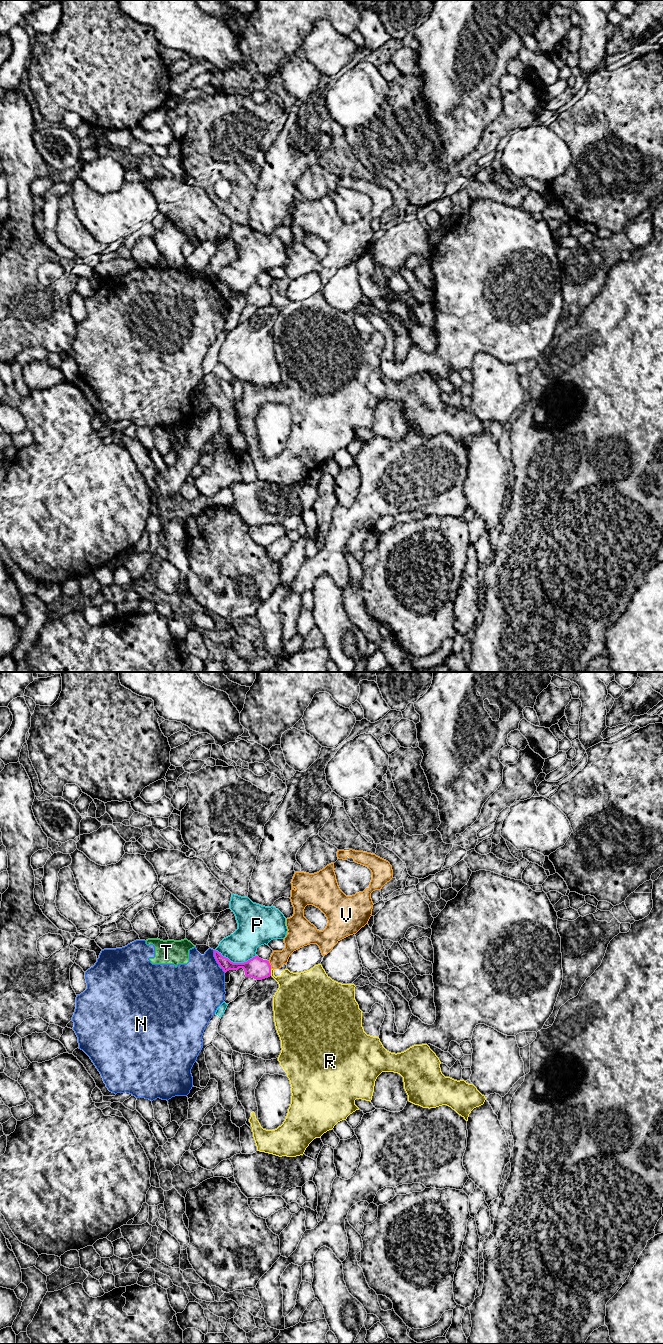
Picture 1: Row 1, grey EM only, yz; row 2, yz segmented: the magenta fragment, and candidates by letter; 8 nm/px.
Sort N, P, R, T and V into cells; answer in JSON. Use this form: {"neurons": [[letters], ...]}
{"neurons": [["N", "T"], ["P"], ["R", "V"]]}

